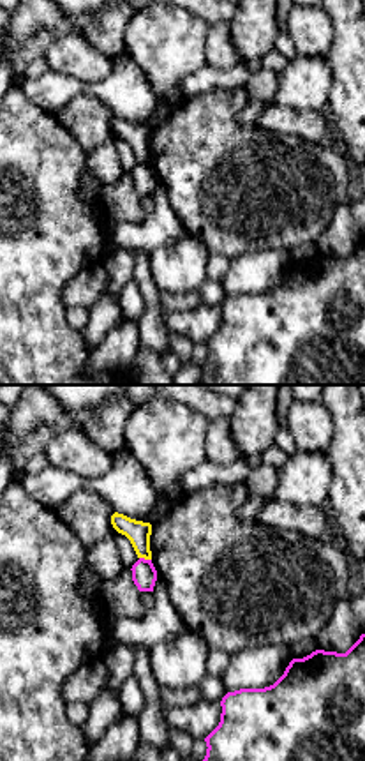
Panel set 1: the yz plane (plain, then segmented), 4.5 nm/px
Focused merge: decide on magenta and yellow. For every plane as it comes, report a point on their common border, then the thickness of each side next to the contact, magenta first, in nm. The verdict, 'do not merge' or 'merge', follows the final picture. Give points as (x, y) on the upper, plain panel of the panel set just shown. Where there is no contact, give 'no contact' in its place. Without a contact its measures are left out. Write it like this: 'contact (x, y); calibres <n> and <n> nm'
contact (143, 163); calibres 110 and 110 nm

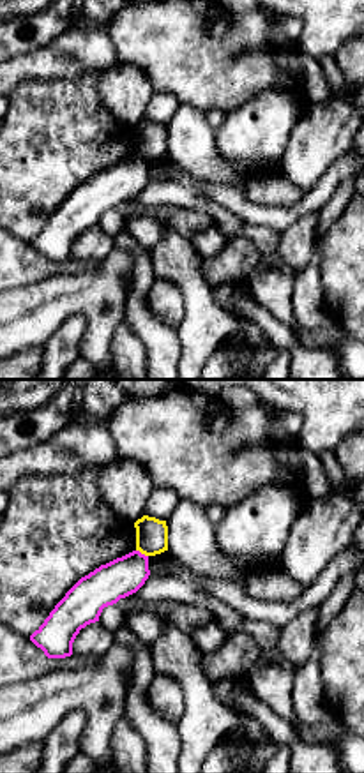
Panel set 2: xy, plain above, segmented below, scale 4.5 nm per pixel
contact (140, 157); calibres 180 and 140 nm

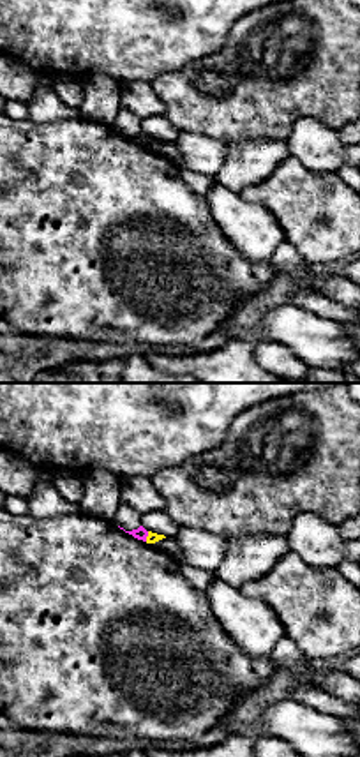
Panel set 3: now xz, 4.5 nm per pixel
contact (147, 140); calibres 60 and 50 nm

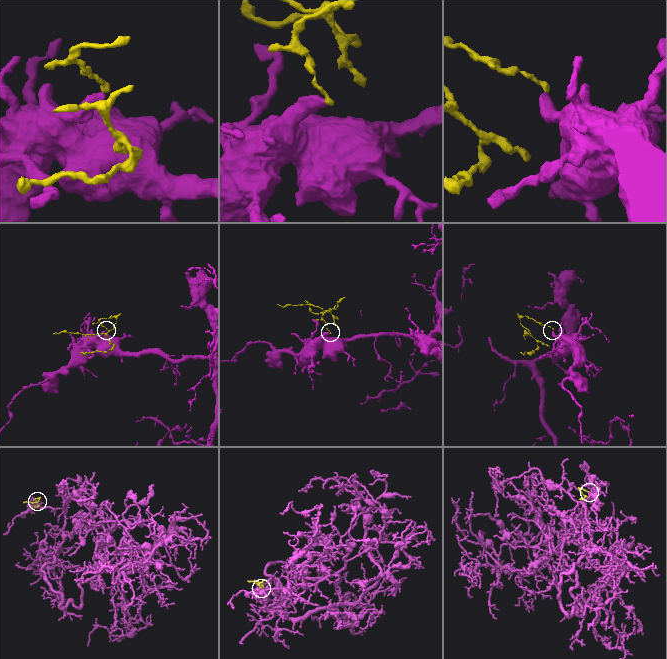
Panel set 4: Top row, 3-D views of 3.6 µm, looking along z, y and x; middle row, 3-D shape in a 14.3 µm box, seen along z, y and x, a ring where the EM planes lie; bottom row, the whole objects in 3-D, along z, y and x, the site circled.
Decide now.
do not merge

